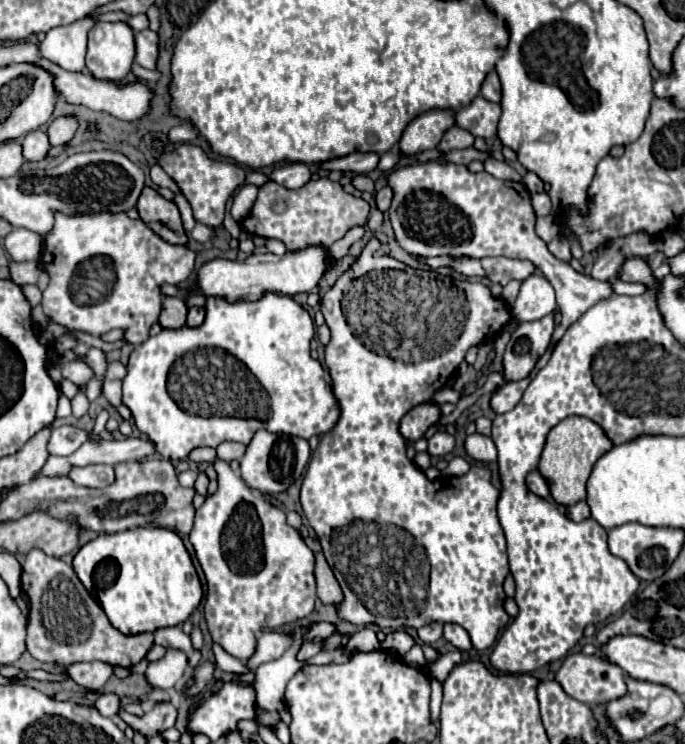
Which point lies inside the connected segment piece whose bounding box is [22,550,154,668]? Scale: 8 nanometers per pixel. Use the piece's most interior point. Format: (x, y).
(66, 625)

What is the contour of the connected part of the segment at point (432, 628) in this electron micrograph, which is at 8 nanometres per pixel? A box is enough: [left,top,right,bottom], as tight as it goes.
[418,622,442,644]

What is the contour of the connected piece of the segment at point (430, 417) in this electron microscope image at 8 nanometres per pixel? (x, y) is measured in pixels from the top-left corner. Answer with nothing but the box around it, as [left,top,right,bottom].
[400,402,440,442]

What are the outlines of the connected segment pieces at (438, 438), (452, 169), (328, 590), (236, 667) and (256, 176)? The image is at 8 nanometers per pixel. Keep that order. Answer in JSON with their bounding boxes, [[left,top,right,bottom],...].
[[428,432,454,456],[388,162,612,346],[306,538,342,606],[212,643,250,674],[235,170,269,193]]

